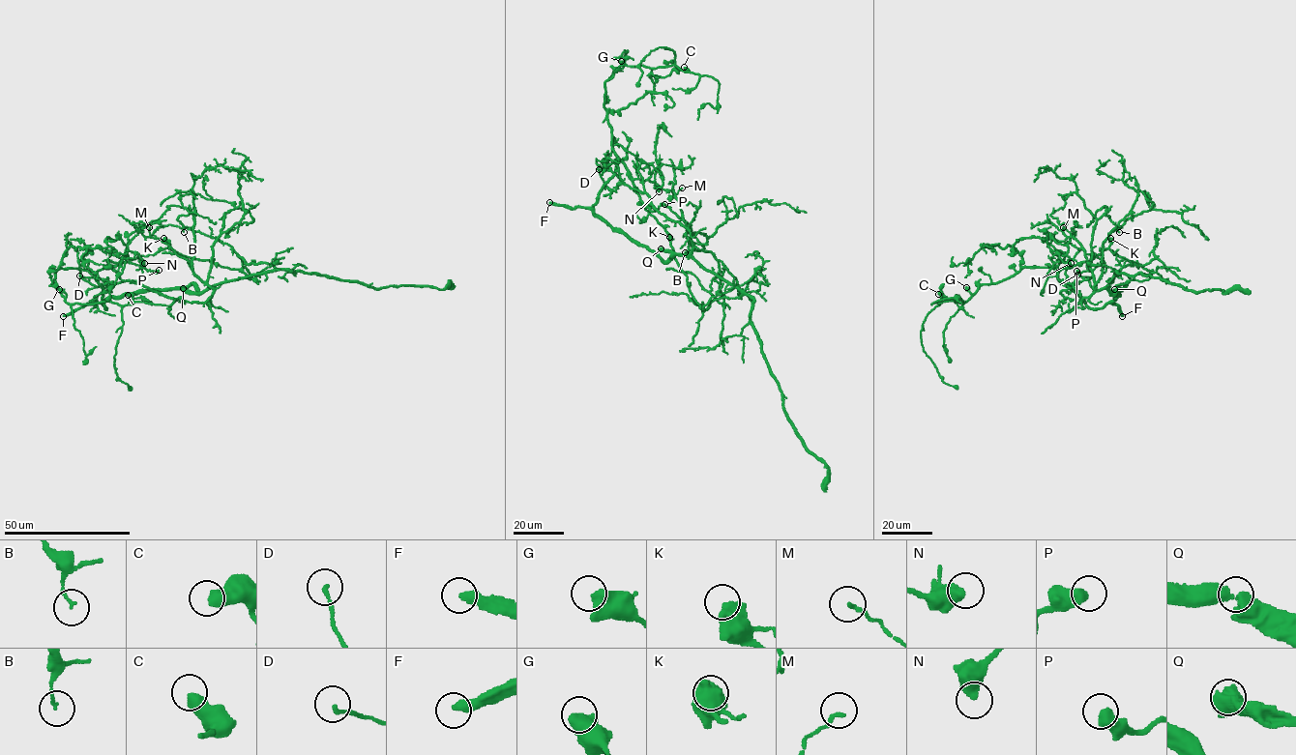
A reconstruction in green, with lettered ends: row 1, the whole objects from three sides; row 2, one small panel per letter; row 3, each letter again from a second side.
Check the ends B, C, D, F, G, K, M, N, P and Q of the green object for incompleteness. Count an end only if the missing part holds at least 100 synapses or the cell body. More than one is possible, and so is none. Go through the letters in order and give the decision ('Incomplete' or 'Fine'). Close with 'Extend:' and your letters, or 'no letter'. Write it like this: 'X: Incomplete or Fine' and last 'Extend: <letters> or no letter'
B: Fine
C: Fine
D: Fine
F: Incomplete
G: Fine
K: Fine
M: Fine
N: Fine
P: Fine
Q: Incomplete
Extend: F, Q

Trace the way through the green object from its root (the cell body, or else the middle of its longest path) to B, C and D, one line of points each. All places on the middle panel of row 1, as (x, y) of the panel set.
B: (616, 231), (664, 261), (692, 250), (689, 231), (708, 237), (705, 244), (690, 243), (685, 252)
C: (616, 231), (593, 207), (619, 161), (603, 103), (604, 83), (623, 64), (674, 65), (687, 72), (684, 67)
D: (616, 231), (664, 261), (692, 246), (690, 231), (659, 213), (646, 193), (622, 184), (609, 189), (599, 169)

